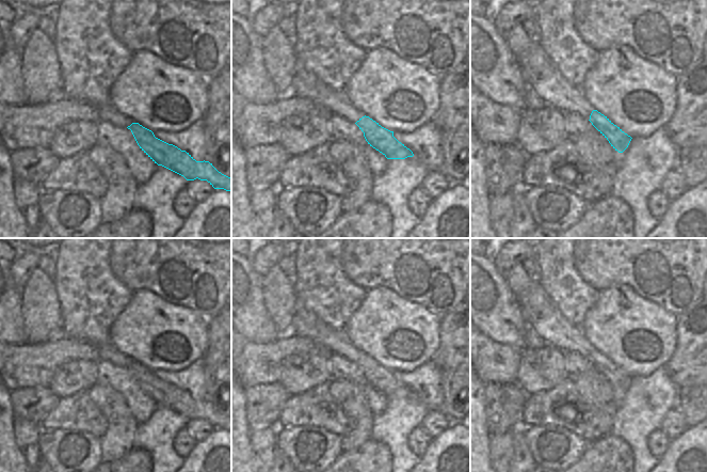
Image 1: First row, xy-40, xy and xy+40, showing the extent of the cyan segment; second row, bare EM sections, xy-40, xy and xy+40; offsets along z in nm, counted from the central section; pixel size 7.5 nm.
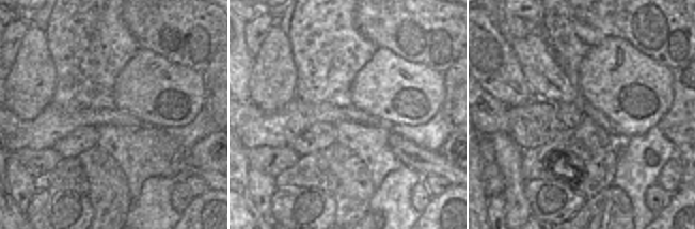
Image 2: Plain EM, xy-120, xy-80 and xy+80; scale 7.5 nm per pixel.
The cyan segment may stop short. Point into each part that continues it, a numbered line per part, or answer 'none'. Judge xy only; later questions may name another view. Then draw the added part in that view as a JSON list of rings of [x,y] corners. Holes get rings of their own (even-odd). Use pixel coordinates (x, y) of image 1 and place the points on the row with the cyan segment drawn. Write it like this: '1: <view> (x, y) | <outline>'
1: xy (305, 83) | [[[295,59],[295,73],[291,83],[291,94],[296,97],[311,99],[323,110],[337,114],[350,123],[356,123],[365,116],[349,100],[344,91],[335,91],[322,82],[299,59]]]

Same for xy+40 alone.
1: xy+40 (545, 82) | [[[537,42],[517,56],[530,95],[561,112],[576,112],[587,120],[594,110],[581,89],[574,86],[556,67]]]

